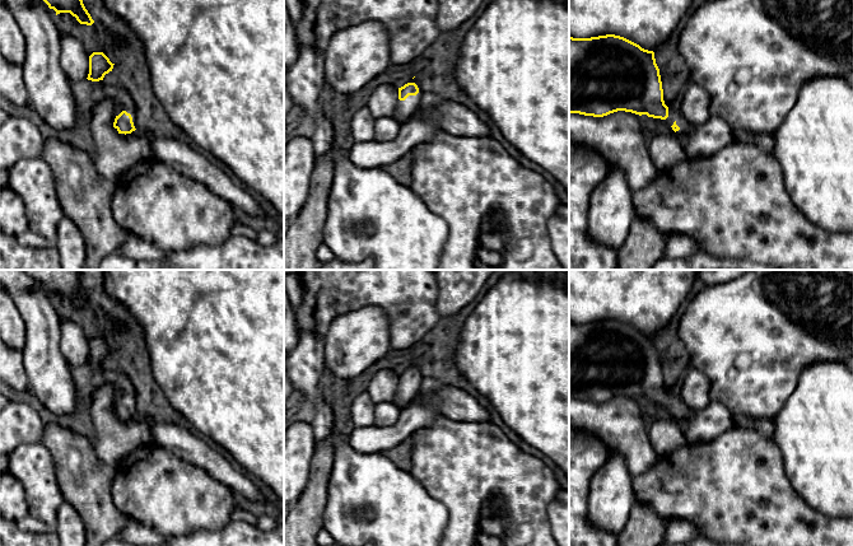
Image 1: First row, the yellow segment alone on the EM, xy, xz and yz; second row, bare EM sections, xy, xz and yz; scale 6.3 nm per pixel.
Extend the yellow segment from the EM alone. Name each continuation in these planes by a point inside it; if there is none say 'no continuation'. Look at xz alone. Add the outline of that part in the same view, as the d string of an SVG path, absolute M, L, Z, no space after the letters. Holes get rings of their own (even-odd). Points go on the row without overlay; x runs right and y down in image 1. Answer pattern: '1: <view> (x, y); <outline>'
1: xz (404, 395); M416 363L411 364L409 368L415 368L419 373L419 378L416 381L409 381L405 386L397 384L393 396L393 403L400 409L407 406L416 398L420 391L421 381L424 378Z

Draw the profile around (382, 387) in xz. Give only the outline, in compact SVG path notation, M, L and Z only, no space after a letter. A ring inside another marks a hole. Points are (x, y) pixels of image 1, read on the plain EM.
M384 369L379 370L369 382L368 395L377 403L391 402L398 384L398 373Z

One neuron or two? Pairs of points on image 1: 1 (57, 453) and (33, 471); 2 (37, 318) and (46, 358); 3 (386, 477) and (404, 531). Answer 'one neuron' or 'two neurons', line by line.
1: two neurons
2: one neuron
3: one neuron

